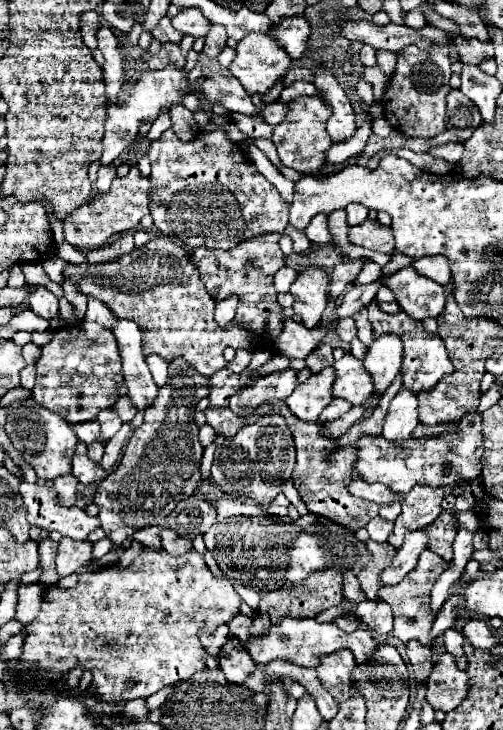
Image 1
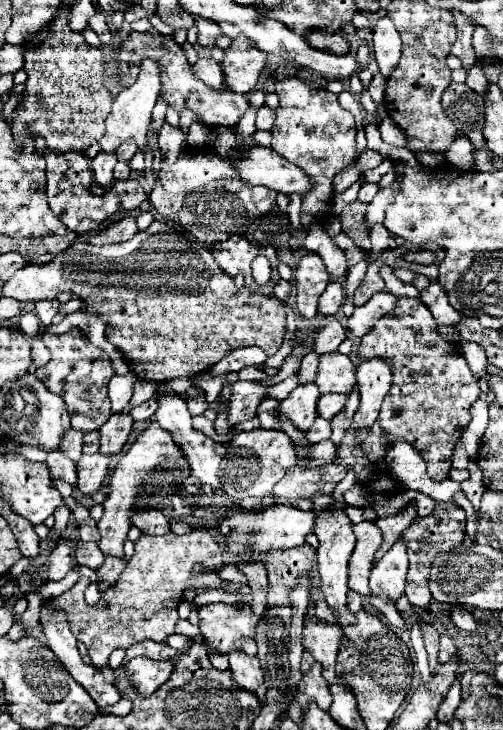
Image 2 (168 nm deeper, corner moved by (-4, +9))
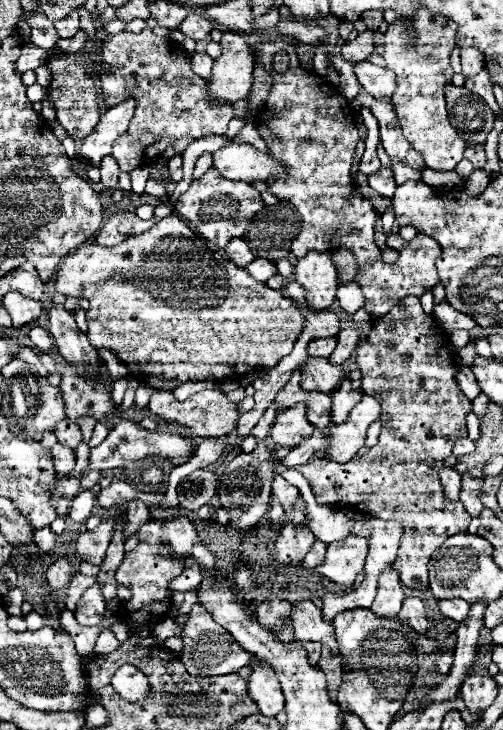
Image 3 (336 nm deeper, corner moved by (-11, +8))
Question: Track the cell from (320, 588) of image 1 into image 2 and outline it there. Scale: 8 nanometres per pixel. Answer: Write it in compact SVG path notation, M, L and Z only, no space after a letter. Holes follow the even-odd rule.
M301 545L295 549L285 551L269 551L269 555L263 557L263 565L267 569L269 579L269 591L267 591L267 605L287 605L289 603L289 591L297 583L299 573L313 569L313 559L317 551L309 545Z

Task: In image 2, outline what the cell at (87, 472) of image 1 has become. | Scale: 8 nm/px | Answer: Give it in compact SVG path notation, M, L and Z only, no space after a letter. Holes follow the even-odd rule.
M67 429L61 437L59 451L65 453L69 459L77 461L81 457L81 445L83 445L83 433L75 431L75 429Z

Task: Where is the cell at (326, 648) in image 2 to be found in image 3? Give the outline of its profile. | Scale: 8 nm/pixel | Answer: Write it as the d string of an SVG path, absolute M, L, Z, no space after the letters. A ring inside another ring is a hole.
M310 600L296 602L292 608L292 622L294 622L294 638L296 640L310 640L320 642L322 646L330 646L330 652L336 656L336 636L332 622L322 618L322 610L316 608Z

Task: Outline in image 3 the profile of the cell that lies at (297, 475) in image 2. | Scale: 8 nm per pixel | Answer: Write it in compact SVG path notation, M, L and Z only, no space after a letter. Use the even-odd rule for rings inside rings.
M406 296L396 306L392 306L386 316L374 320L370 334L356 350L356 364L362 372L364 392L380 392L378 396L384 408L380 416L382 432L378 444L374 446L376 452L380 452L380 456L376 456L374 450L370 450L370 454L358 452L358 456L346 464L336 464L328 458L316 458L298 468L300 474L310 482L318 504L334 504L342 500L354 506L356 510L370 512L380 520L396 520L404 526L404 536L398 548L398 556L394 560L394 568L400 568L402 584L416 596L424 596L428 592L426 566L432 552L440 548L448 536L466 532L472 522L472 516L460 502L446 500L438 476L442 466L446 466L446 458L452 454L454 442L468 436L466 414L472 412L472 400L464 396L458 382L454 380L458 364L454 364L454 350L448 346L450 344L446 342L444 332L438 328L432 316L422 310L420 300L416 296Z

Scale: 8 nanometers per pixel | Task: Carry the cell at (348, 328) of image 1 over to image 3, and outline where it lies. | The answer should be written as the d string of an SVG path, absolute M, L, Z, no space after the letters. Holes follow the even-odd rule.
M336 336L318 338L318 340L312 340L308 344L308 354L314 358L330 358L334 348L336 348Z

